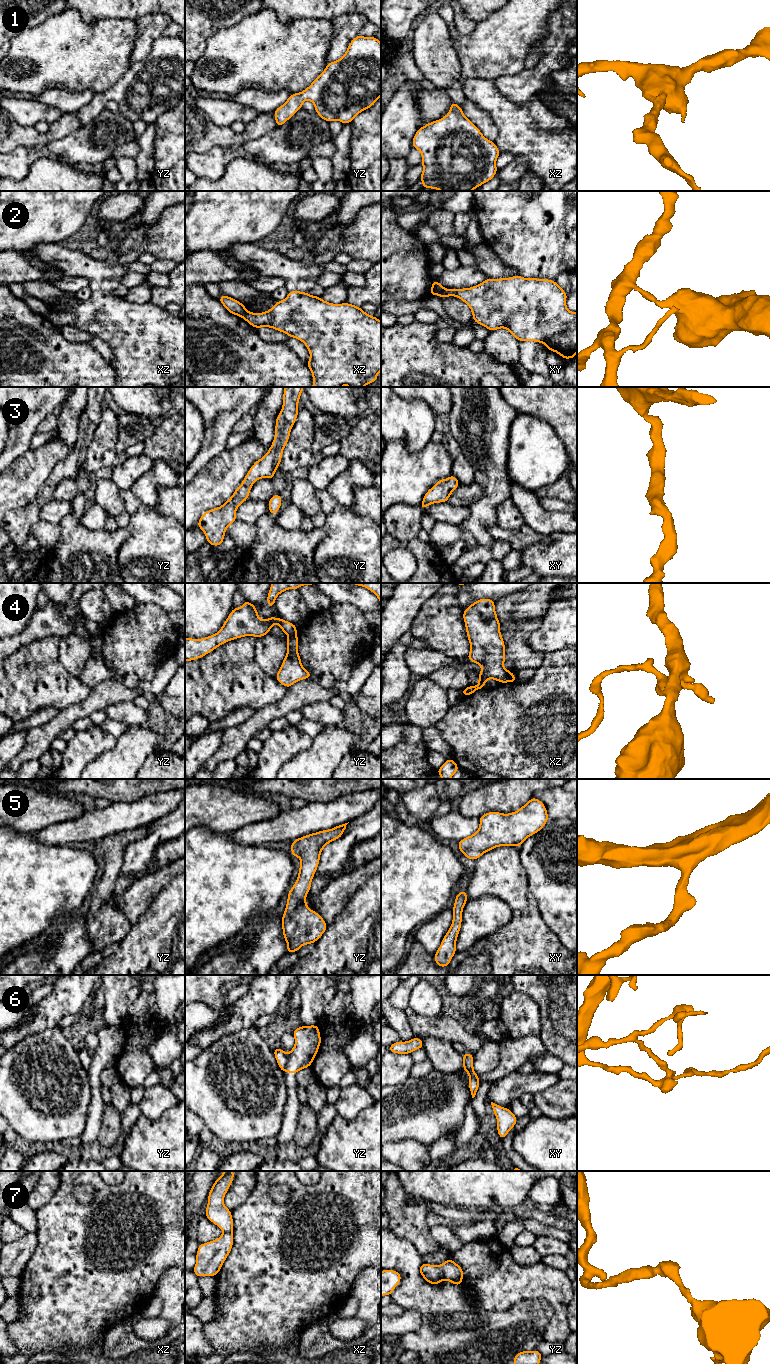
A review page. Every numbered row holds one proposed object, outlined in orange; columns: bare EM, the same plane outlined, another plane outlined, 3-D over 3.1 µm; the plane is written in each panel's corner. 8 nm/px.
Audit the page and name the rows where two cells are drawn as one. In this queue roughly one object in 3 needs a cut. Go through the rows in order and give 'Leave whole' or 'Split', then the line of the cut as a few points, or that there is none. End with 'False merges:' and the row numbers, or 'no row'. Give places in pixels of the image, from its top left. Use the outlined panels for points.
1: Leave whole. No split
2: Split. Split along xy (443, 288), (438, 294)
3: Leave whole. No split
4: Split. Split along yz (295, 633), (288, 636)
5: Leave whole. No split
6: Split. Split along yz (288, 1054), (284, 1070)
7: Leave whole. No split
False merges: 2, 4, 6

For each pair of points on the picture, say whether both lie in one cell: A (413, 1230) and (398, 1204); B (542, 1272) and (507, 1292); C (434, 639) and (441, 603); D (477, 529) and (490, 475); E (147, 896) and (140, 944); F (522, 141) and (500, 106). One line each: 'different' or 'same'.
A: same
B: same
C: same
D: same
E: different
F: same

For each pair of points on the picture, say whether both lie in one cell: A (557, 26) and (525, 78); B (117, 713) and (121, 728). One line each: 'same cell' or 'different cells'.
A: same cell
B: different cells

